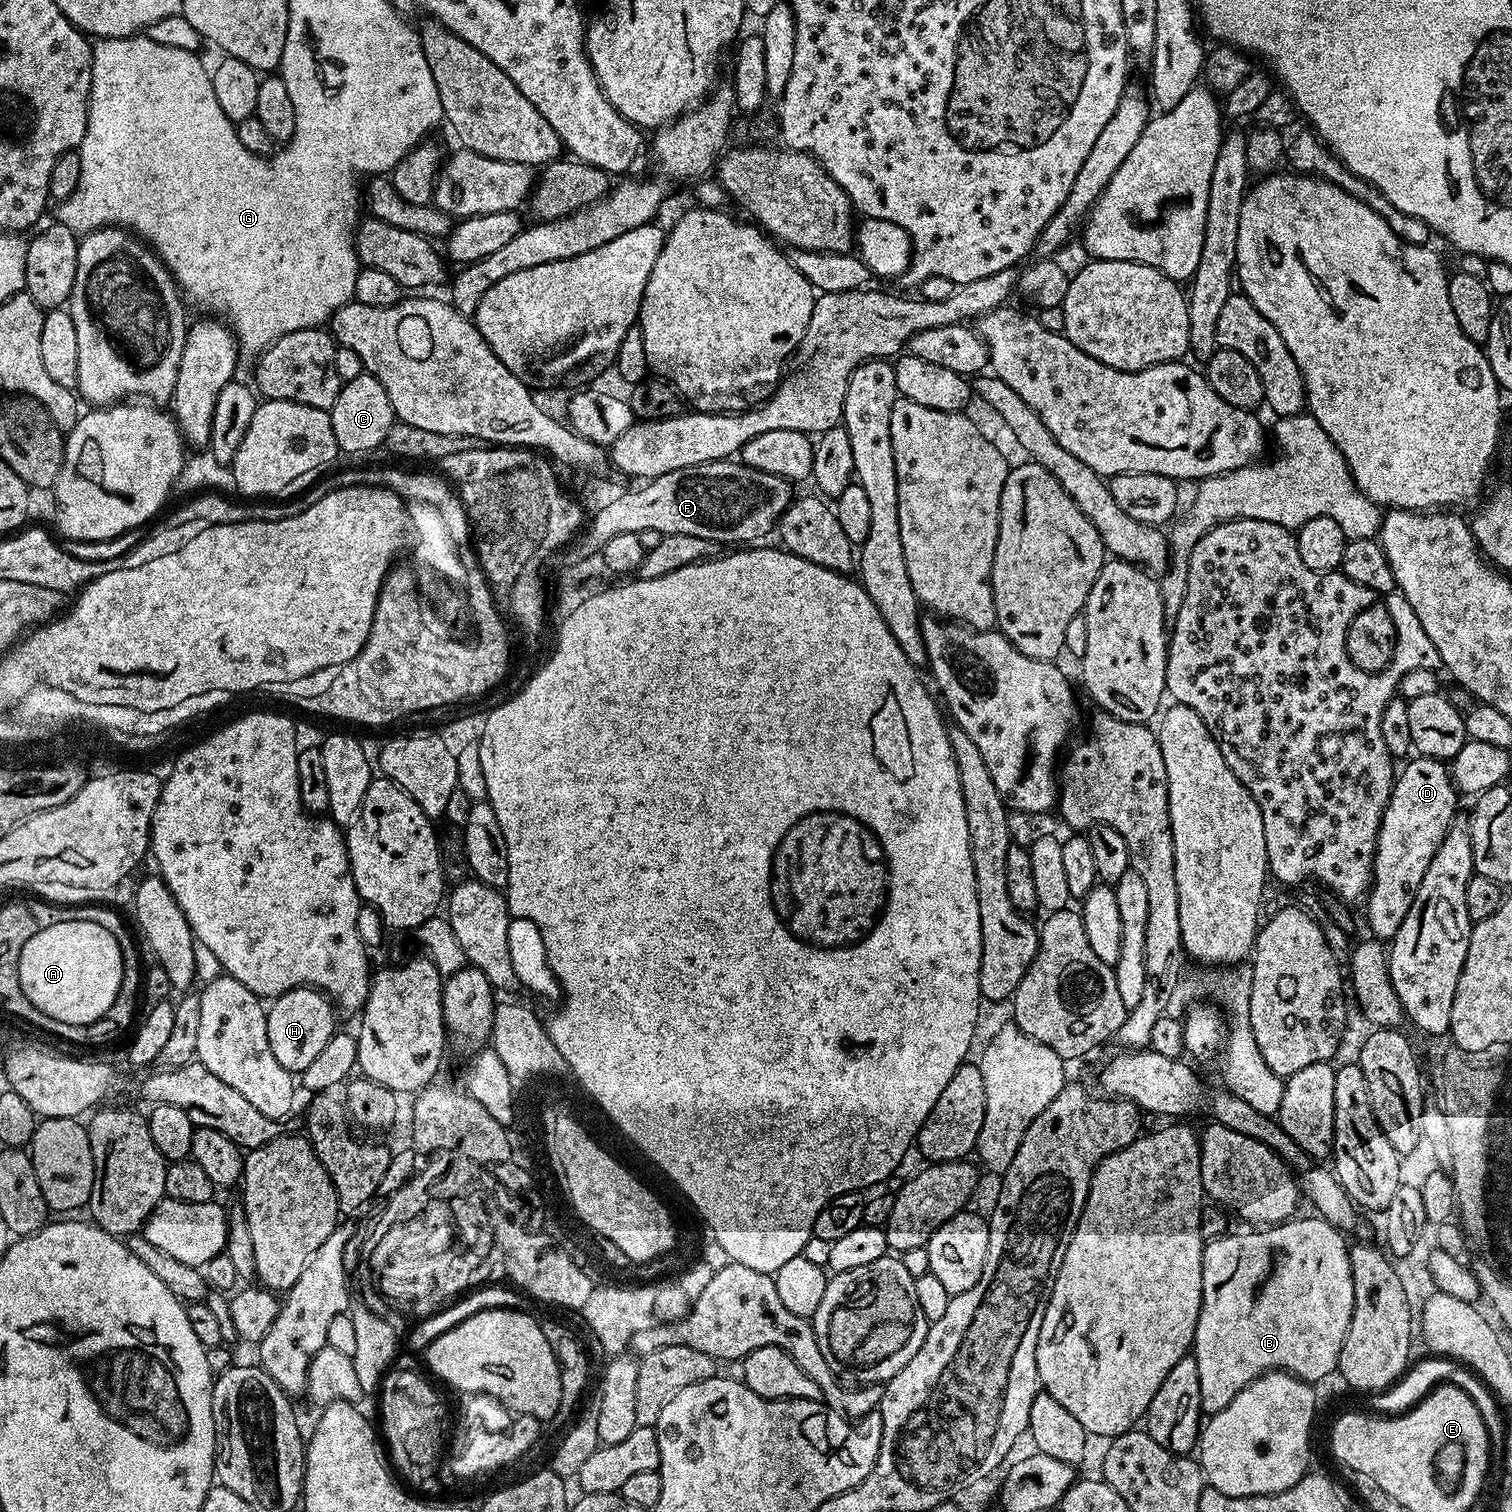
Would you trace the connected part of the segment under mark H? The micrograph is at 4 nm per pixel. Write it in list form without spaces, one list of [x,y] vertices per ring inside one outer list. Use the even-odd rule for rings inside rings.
[[[295,988],[275,997],[267,1009],[266,1034],[270,1038],[270,1050],[281,1066],[293,1074],[301,1074],[314,1061],[326,1044],[338,1031],[337,1009],[331,1000],[315,988]],[[272,1004],[272,1008],[271,1008]]]

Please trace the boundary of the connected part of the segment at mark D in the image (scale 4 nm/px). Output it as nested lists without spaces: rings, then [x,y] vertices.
[[[1417,755],[1415,759],[1409,759],[1401,772],[1399,769],[1377,834],[1372,887],[1368,889],[1366,905],[1368,928],[1372,931],[1369,933],[1381,942],[1390,942],[1398,934],[1398,926],[1402,926],[1402,918],[1406,918],[1414,894],[1418,894],[1418,886],[1422,886],[1434,850],[1438,850],[1442,838],[1446,838],[1446,830],[1458,815],[1458,793],[1449,765],[1429,756]]]

